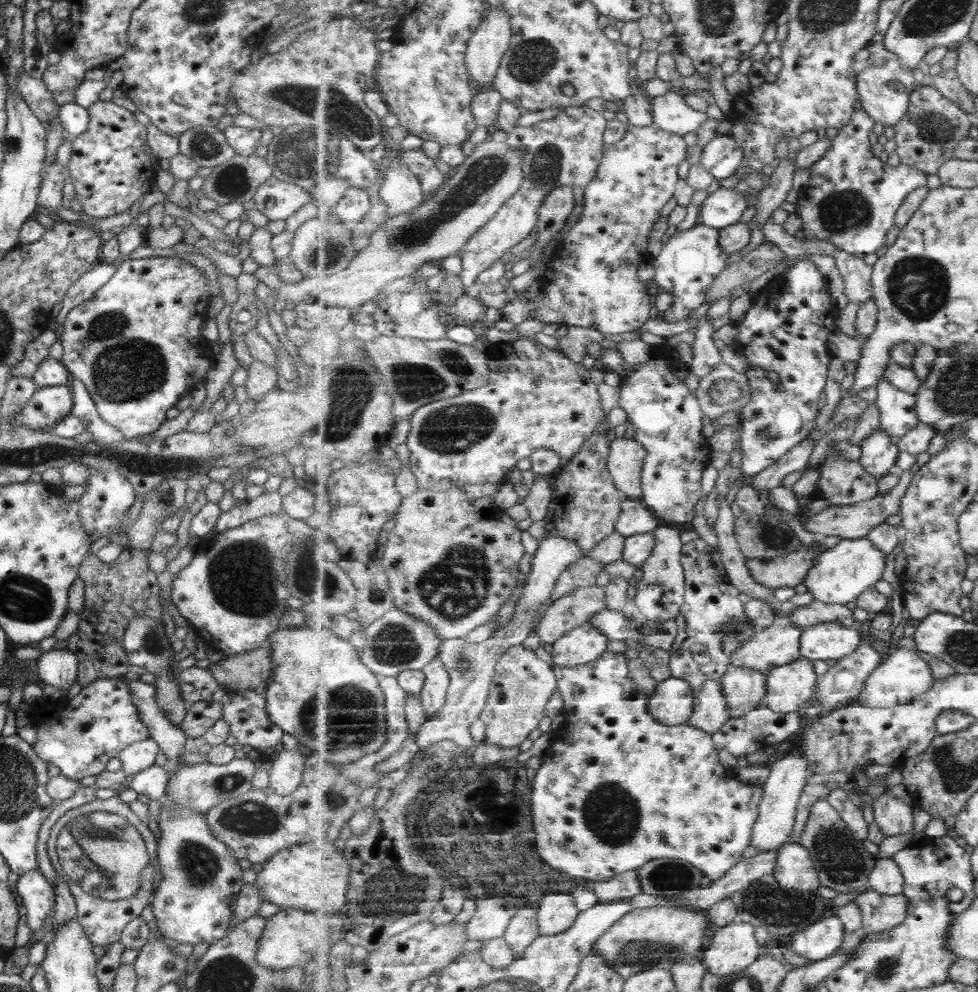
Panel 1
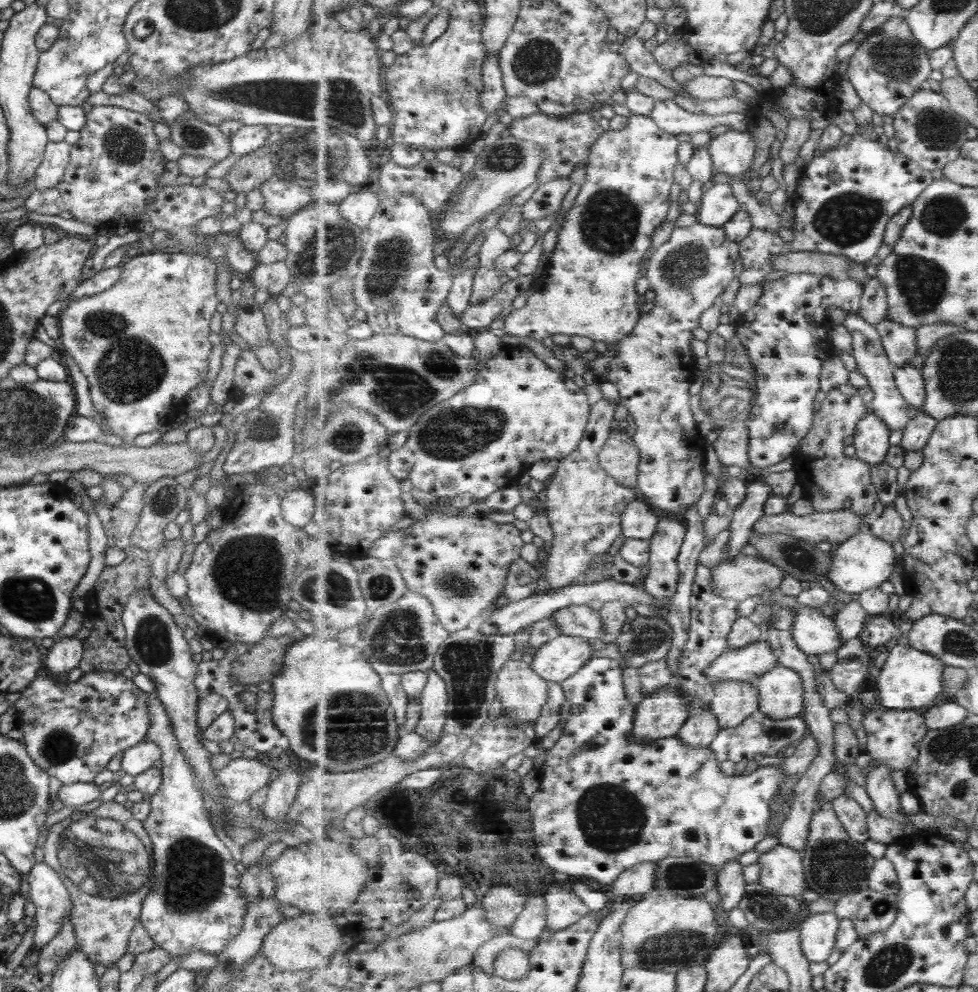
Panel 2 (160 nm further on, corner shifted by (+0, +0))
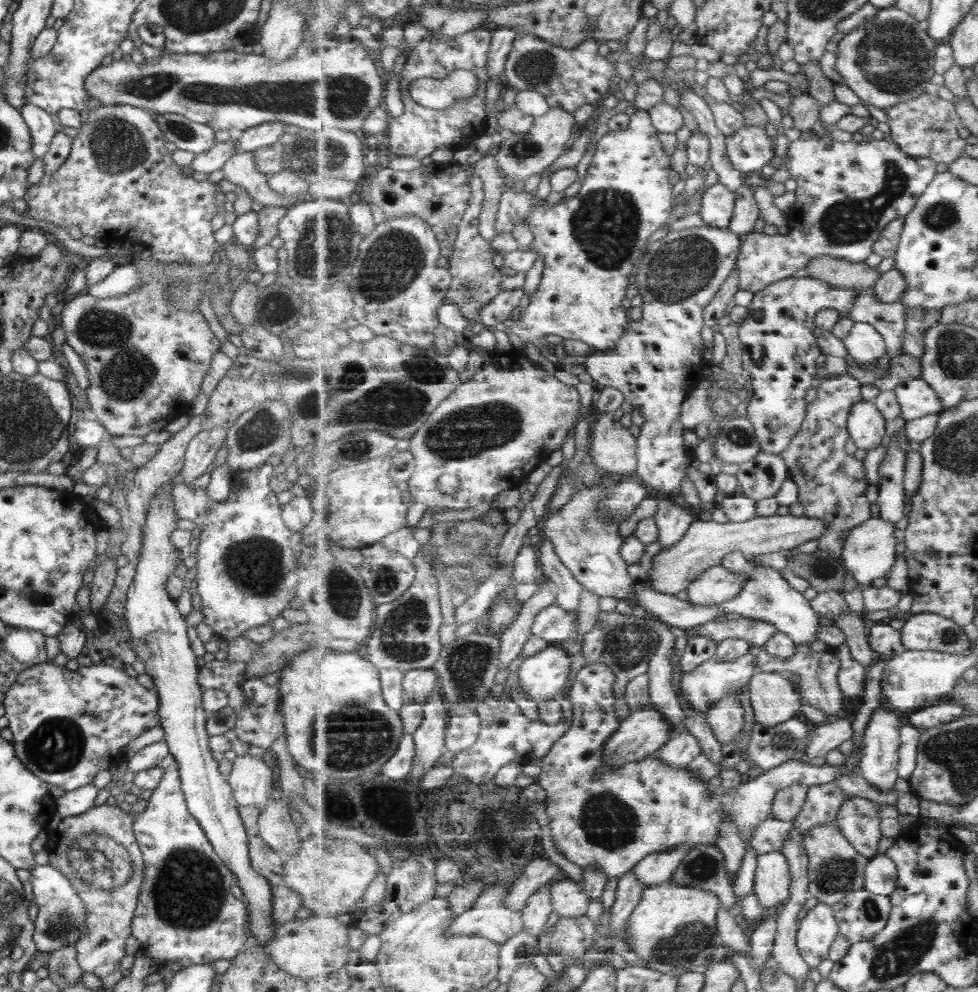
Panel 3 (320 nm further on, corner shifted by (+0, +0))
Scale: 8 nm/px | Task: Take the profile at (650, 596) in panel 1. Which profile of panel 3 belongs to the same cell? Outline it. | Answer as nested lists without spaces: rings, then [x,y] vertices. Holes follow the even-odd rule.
[[[667,498],[659,500],[654,517],[658,523],[659,544],[663,550],[677,546],[689,531],[691,523],[698,519],[681,500]]]

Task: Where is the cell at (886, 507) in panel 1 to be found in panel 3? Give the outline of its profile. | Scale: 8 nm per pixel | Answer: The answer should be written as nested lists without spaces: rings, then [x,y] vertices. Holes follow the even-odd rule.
[[[790,513],[786,515],[775,516],[758,516],[745,522],[733,522],[731,520],[726,523],[714,522],[708,517],[698,517],[697,520],[691,523],[691,527],[681,542],[673,548],[661,549],[652,559],[652,567],[649,570],[647,578],[650,579],[650,584],[655,590],[664,592],[665,594],[679,594],[683,590],[688,590],[688,586],[713,566],[721,566],[723,559],[730,552],[743,551],[745,556],[750,559],[755,554],[771,554],[771,552],[787,552],[794,550],[797,546],[809,542],[810,540],[818,541],[829,530],[829,525],[824,520],[817,518],[809,518],[805,516],[793,516]]]

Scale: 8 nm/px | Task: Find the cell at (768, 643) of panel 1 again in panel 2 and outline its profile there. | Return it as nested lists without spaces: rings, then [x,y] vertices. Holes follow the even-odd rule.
[[[766,640],[746,644],[737,650],[728,650],[714,660],[704,673],[715,684],[718,681],[756,681],[779,665],[782,664],[778,655]]]

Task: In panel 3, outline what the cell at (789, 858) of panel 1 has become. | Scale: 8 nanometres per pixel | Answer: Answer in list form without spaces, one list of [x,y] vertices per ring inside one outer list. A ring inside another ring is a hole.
[[[770,852],[758,856],[754,890],[763,907],[779,909],[790,898],[793,881],[786,854]]]

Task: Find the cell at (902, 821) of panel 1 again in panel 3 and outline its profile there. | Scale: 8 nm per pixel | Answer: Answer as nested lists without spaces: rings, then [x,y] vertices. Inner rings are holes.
[[[883,706],[877,707],[872,712],[870,719],[864,731],[863,752],[861,754],[859,772],[871,783],[875,788],[879,788],[886,793],[892,793],[895,788],[895,782],[900,777],[898,774],[900,748],[902,740],[900,730],[902,724],[897,714],[889,708]]]

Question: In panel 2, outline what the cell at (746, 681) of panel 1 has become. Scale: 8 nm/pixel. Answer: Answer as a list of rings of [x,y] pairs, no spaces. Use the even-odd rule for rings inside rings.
[[[718,681],[715,696],[709,703],[723,729],[742,725],[747,717],[760,710],[756,681]]]

